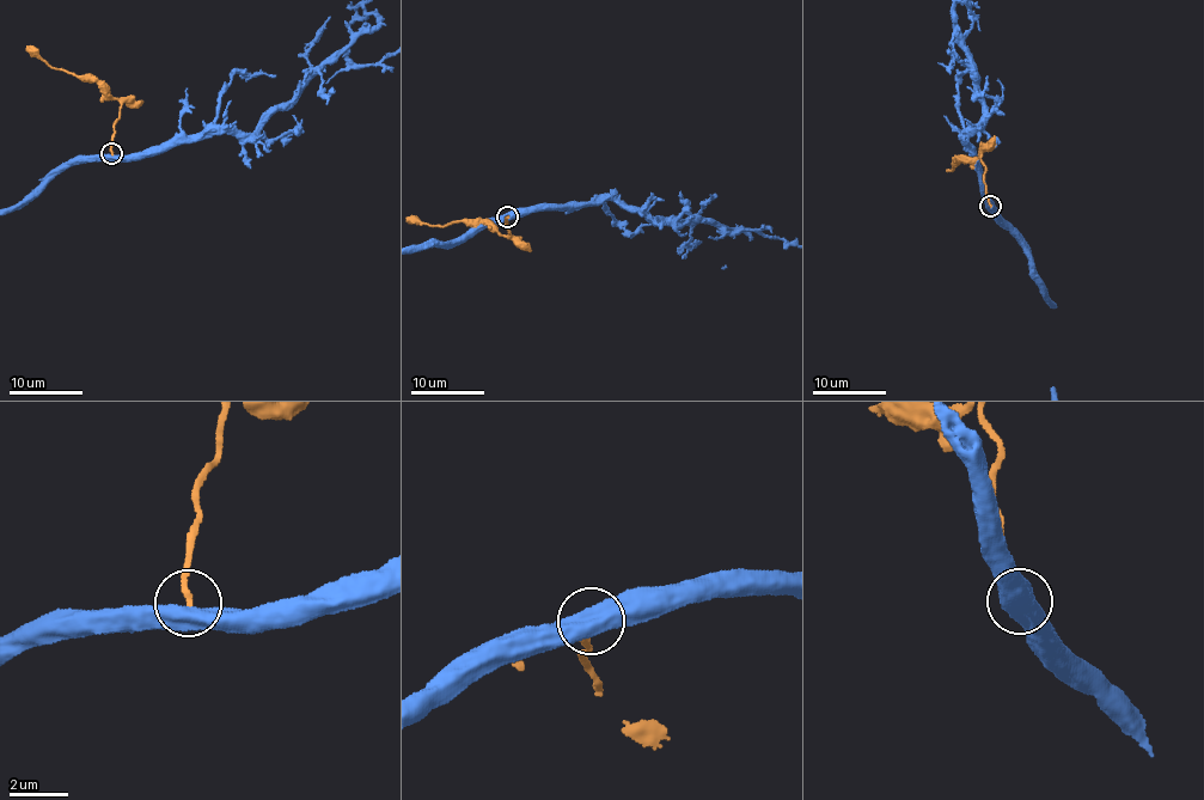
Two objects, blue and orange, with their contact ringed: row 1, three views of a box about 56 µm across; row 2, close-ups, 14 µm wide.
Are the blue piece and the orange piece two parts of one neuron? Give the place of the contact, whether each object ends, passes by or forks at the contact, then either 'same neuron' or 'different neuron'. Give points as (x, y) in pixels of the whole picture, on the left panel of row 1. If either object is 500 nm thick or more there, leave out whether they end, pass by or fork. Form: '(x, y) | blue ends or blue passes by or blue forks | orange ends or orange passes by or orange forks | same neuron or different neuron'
(111, 153) | different neuron

